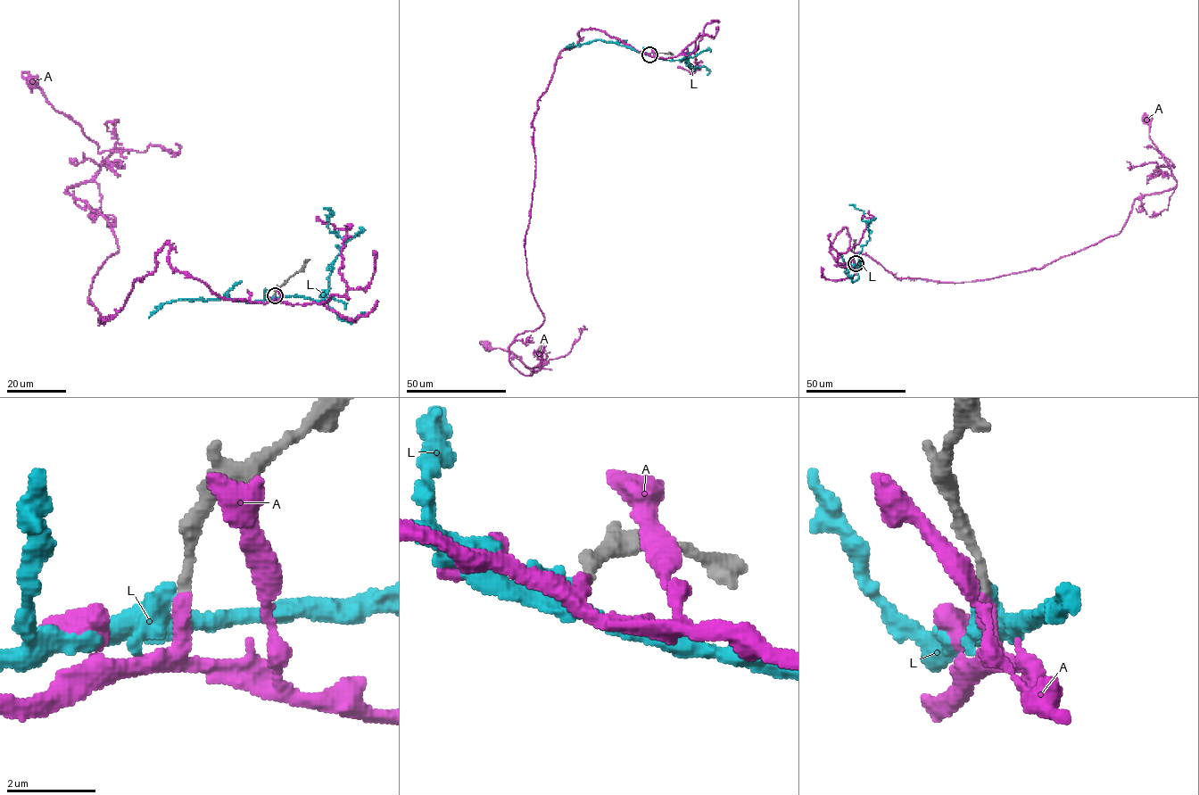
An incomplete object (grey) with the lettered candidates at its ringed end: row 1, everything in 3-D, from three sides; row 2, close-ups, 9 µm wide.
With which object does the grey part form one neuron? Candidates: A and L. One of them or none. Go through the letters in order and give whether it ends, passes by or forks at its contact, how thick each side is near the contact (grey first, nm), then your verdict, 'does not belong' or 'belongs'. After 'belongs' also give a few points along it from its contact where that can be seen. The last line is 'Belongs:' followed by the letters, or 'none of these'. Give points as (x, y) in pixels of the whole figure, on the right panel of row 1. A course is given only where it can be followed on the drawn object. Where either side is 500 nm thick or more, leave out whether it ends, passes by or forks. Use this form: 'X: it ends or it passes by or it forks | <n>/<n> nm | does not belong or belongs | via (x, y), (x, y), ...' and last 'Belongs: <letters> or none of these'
A: it ends | 220/360 nm | belongs | via (855, 263), (830, 252), (844, 227), (897, 278), (950, 282), (1113, 236), (1134, 200), (1177, 186), (1146, 120)
L: it ends | 240/440 nm | does not belong
Belongs: A

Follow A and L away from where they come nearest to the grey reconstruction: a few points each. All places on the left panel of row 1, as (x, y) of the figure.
A: (275, 295), (217, 296), (167, 242), (103, 323), (91, 280), (118, 245), (65, 193), (111, 149), (32, 84)
L: (274, 294), (319, 300), (326, 293), (332, 262), (344, 245), (328, 227), (334, 213), (328, 208)

